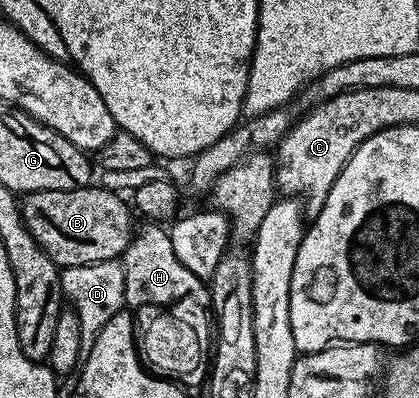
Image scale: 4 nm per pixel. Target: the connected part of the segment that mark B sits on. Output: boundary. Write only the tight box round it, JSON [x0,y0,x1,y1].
[21,186,135,270]

